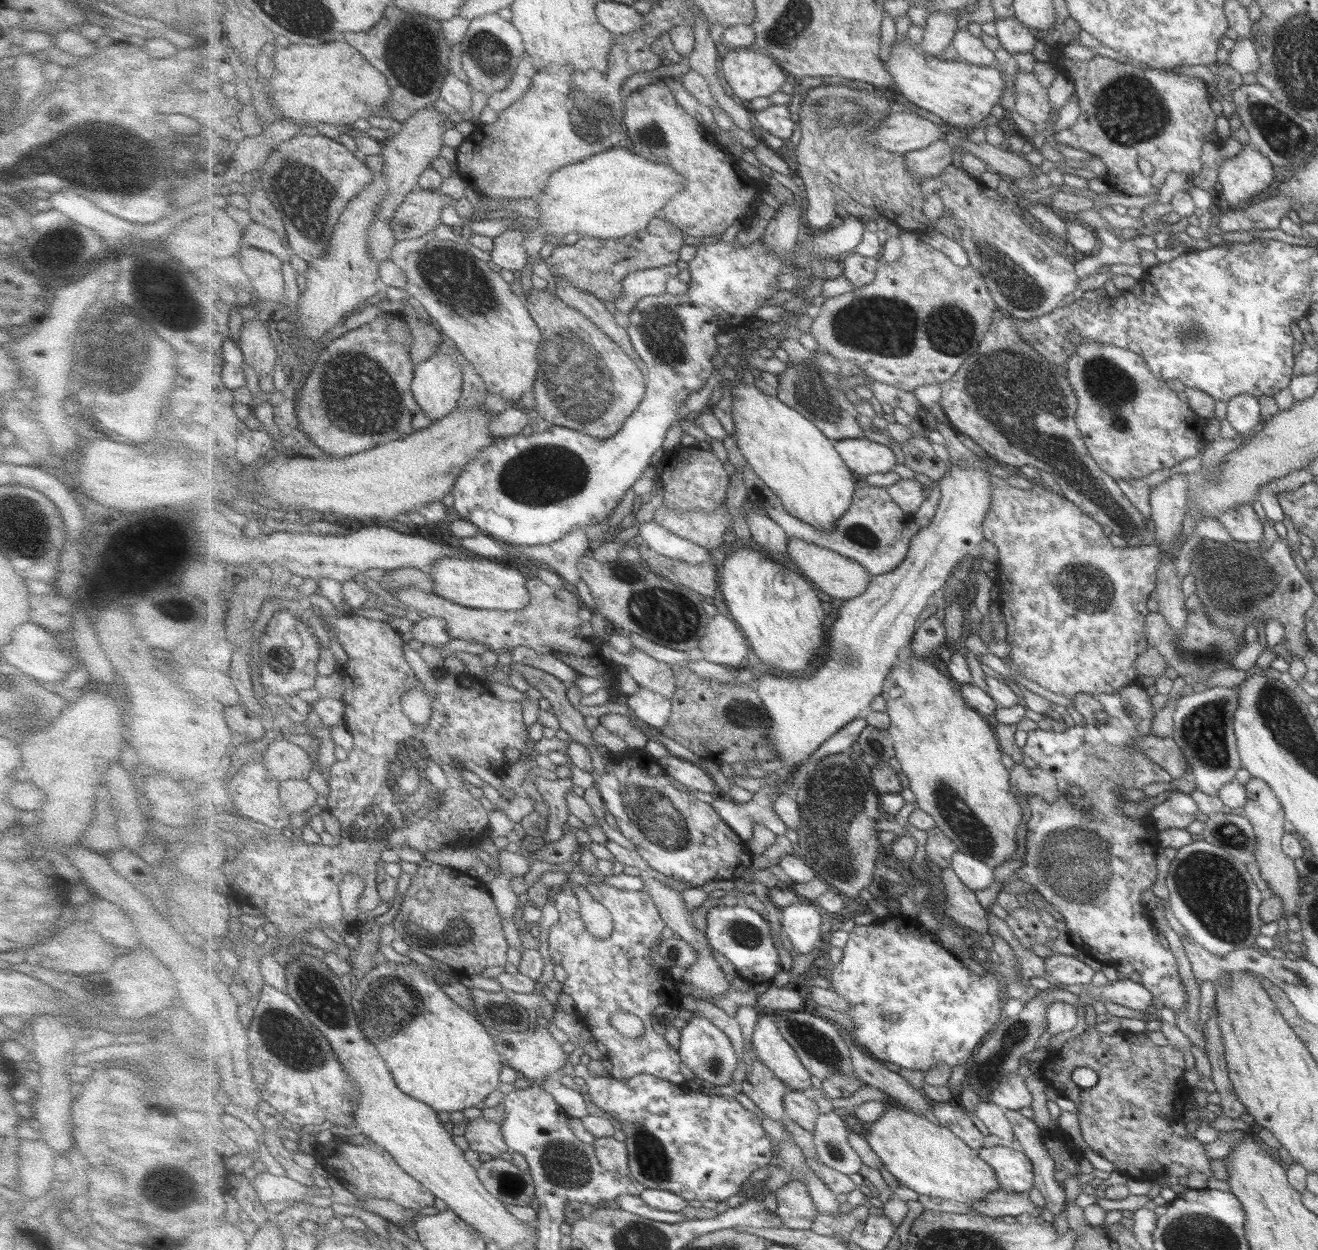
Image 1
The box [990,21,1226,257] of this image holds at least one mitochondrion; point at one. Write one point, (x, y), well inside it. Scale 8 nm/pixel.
(1131, 111)

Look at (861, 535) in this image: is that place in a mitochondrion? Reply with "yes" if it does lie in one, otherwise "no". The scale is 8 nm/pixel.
yes

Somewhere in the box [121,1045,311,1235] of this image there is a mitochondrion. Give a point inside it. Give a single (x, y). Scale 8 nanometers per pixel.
(170, 1185)

